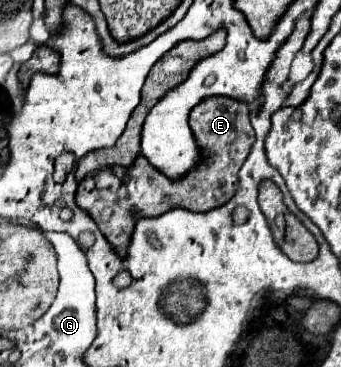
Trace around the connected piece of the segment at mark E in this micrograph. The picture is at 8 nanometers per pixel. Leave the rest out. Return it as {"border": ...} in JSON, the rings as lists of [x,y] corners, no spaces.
{"border":[[[210,97],[210,99],[202,101],[190,113],[190,127],[194,131],[198,145],[204,149],[204,155],[206,155],[206,159],[200,167],[196,167],[186,177],[172,181],[172,179],[164,177],[162,173],[158,173],[158,169],[152,167],[146,157],[138,157],[134,161],[134,165],[130,169],[126,169],[128,181],[126,181],[126,177],[120,177],[122,187],[116,193],[98,191],[94,179],[86,177],[78,185],[76,205],[94,219],[94,223],[98,225],[102,235],[108,239],[112,249],[118,253],[118,257],[124,259],[138,219],[158,217],[174,207],[204,213],[204,211],[224,205],[236,193],[236,189],[238,189],[236,173],[240,171],[240,167],[242,167],[244,159],[248,157],[248,151],[254,143],[254,129],[250,125],[248,115],[250,115],[250,111],[248,111],[246,103],[240,103],[240,101],[234,101],[228,97]]]}

